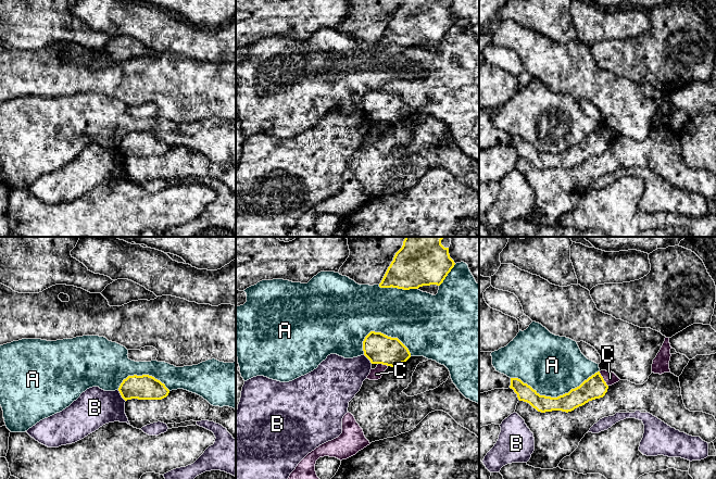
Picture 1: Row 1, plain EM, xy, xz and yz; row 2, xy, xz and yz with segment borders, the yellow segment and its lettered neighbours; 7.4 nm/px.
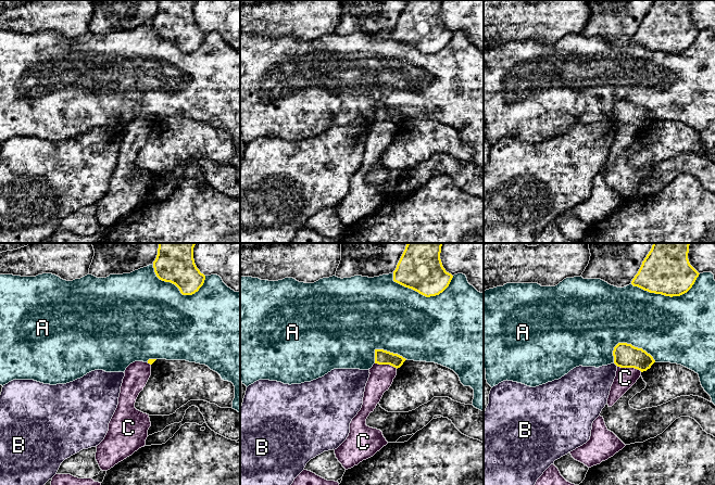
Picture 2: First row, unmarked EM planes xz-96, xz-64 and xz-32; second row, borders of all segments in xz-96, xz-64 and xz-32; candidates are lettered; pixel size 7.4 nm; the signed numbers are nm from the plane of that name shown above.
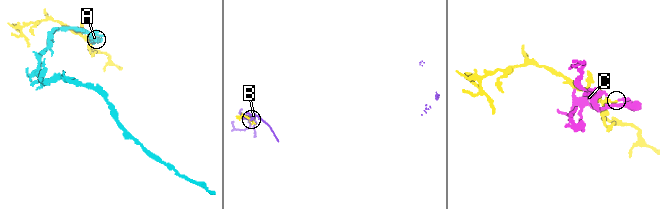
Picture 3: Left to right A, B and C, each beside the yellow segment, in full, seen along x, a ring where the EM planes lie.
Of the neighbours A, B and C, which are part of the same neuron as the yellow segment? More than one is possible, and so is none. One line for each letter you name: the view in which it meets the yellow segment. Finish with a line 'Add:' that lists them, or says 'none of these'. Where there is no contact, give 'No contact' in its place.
Add: none of these

